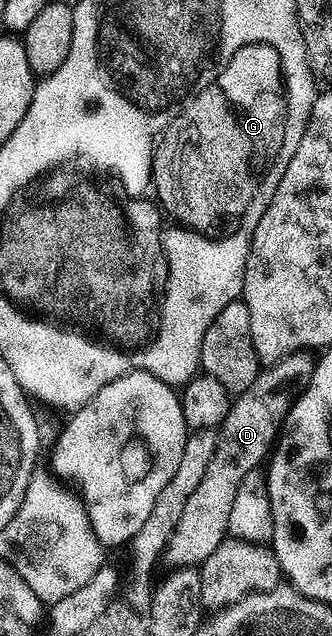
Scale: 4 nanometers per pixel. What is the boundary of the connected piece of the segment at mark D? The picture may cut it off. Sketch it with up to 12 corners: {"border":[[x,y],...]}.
{"border":[[305,350],[262,367],[216,429],[163,560],[200,566],[235,490],[272,453],[311,382]]}

